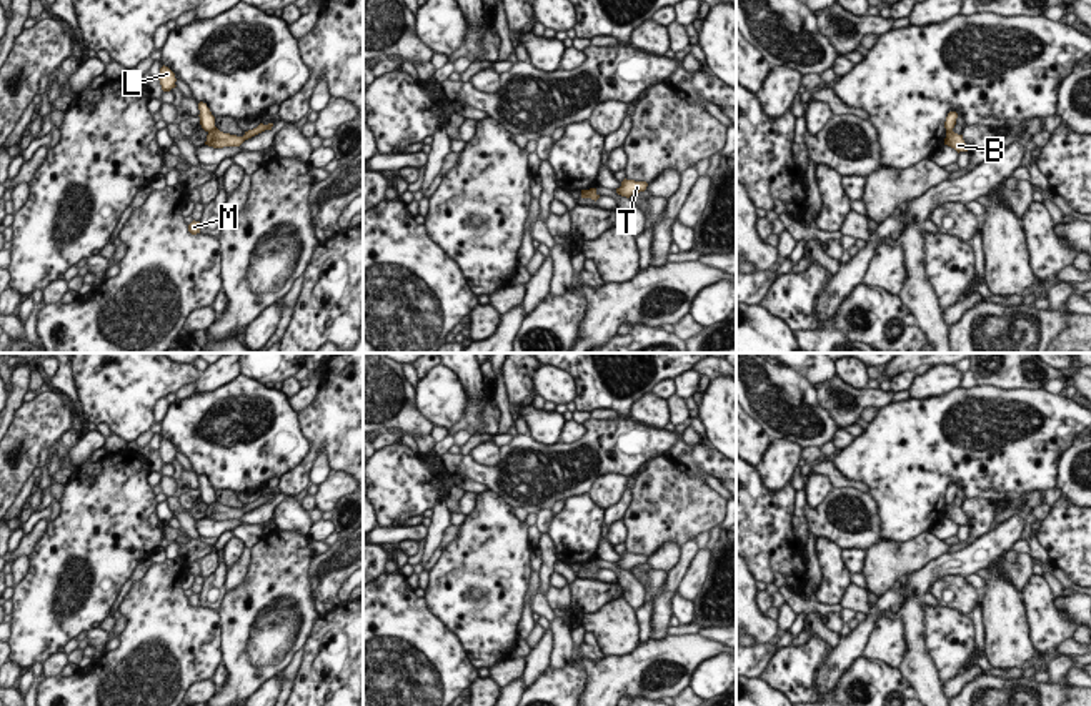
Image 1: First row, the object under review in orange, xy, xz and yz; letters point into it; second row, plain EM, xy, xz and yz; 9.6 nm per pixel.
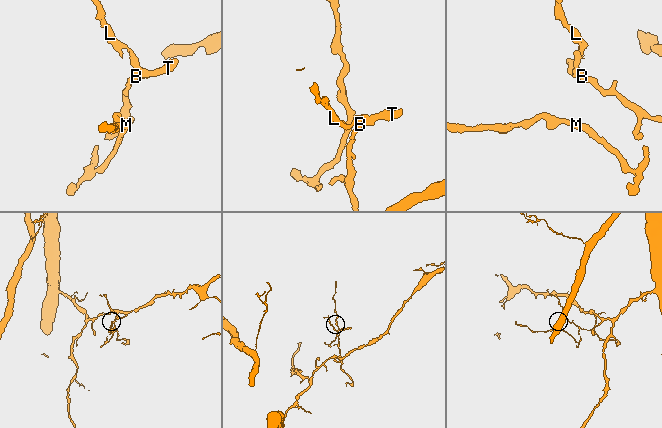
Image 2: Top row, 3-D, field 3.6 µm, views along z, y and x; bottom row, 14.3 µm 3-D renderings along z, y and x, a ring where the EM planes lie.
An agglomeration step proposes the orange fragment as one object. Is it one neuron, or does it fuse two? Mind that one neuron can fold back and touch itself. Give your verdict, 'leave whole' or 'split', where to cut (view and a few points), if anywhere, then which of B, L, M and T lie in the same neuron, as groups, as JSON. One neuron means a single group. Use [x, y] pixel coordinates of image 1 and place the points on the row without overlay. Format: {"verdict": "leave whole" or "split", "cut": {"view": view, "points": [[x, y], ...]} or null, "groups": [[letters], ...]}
{"verdict": "split", "cut": {"view": "xy", "points": [[215, 500], [209, 507]]}, "groups": [["B", "M", "T"], ["L"]]}

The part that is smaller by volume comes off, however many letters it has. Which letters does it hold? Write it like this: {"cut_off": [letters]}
{"cut_off": ["L"]}

